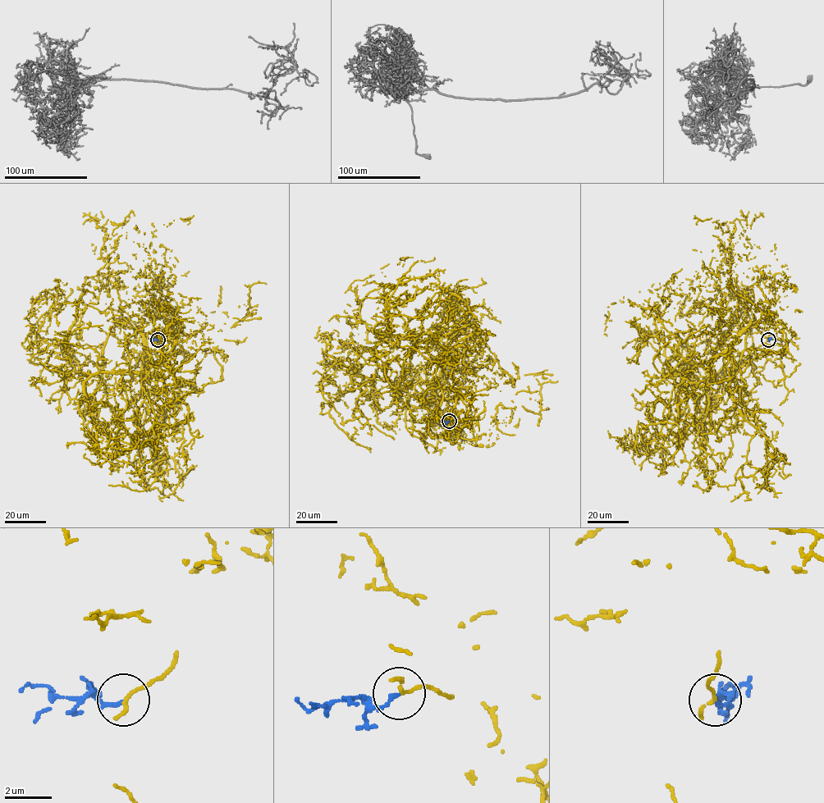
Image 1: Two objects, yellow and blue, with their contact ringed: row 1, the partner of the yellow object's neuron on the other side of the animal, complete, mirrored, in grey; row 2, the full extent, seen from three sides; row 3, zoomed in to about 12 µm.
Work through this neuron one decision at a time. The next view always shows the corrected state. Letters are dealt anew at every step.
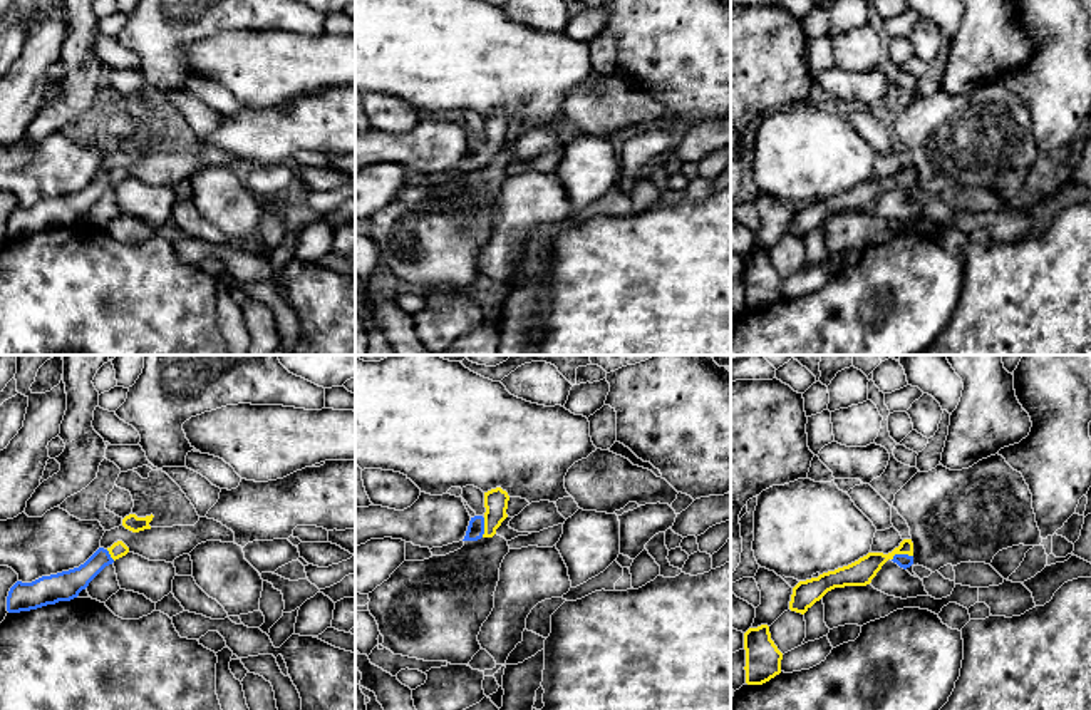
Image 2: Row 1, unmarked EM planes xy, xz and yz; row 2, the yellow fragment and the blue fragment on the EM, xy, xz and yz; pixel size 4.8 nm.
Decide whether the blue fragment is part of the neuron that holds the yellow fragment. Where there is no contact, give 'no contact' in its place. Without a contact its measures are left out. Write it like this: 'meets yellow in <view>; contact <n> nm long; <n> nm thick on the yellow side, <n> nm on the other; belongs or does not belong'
meets yellow in yz; contact 110 nm long; 130 nm thick on the yellow side, 70 nm on the other; belongs

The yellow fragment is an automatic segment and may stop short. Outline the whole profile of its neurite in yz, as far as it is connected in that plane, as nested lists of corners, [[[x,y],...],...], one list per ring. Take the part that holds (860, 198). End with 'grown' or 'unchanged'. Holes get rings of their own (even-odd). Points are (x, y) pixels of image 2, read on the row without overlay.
[[[903,164],[900,171],[888,179],[868,178],[848,191],[823,198],[818,203],[799,206],[793,213],[789,234],[804,239],[816,226],[835,213],[870,209],[888,184],[903,194],[910,193],[913,189],[912,164]]] | grown

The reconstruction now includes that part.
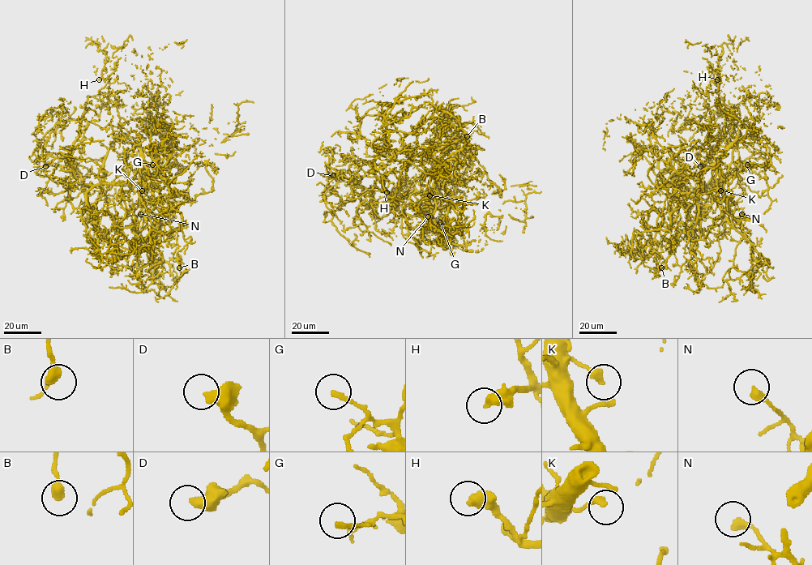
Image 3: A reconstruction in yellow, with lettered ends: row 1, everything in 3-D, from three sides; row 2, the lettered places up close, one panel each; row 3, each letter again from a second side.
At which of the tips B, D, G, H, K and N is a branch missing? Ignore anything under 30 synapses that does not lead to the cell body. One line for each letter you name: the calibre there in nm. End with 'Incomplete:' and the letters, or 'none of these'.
Incomplete: none of these

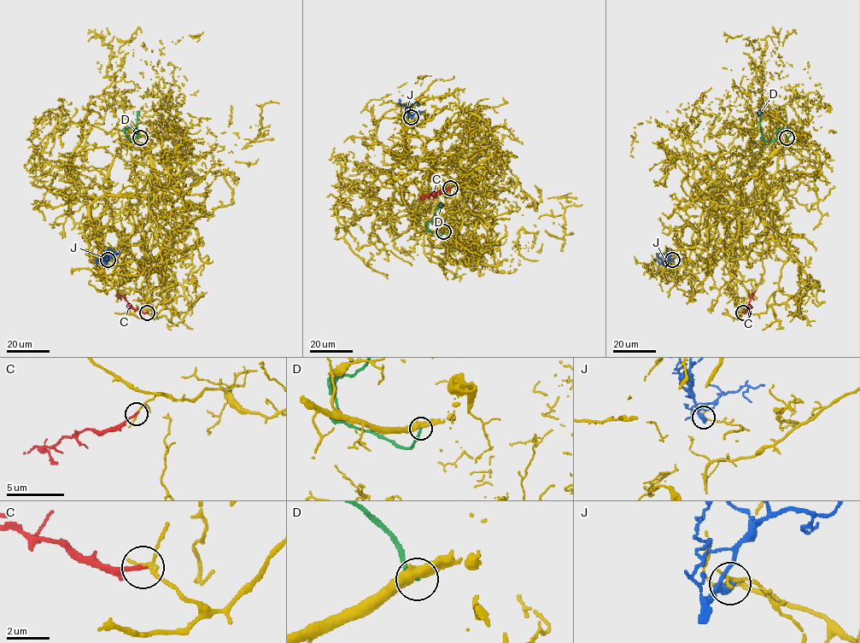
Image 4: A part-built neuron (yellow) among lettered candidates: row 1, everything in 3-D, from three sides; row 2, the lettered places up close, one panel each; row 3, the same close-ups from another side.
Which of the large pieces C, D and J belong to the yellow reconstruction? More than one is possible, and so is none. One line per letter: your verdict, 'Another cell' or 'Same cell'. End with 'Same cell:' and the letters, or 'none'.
C: Another cell
D: Another cell
J: Another cell
Same cell: none

